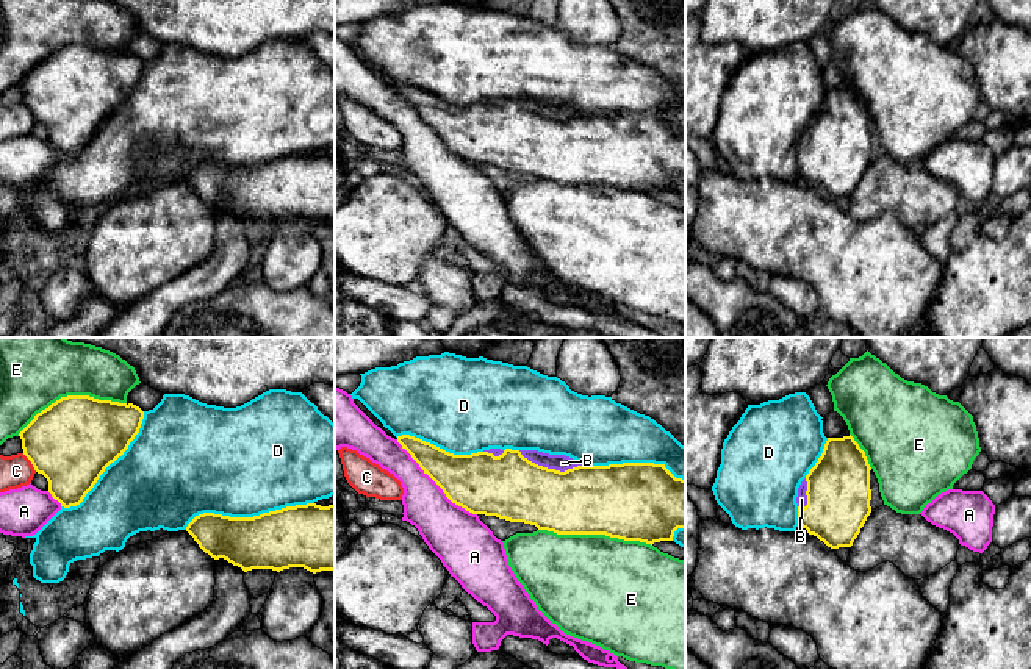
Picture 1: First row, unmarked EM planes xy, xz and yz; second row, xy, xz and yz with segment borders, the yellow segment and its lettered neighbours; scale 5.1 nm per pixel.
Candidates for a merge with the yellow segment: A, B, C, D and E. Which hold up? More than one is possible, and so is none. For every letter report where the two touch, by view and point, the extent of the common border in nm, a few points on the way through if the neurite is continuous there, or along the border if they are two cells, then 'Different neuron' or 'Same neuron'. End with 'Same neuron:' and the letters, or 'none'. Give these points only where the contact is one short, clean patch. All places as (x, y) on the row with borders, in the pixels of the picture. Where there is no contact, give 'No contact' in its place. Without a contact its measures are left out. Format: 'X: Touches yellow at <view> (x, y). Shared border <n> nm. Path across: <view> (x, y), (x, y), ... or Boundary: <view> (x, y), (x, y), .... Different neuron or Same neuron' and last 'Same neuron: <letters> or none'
A: Touches yellow at xz (435, 482). Shared border 550 nm. Different neuron
B: Touches yellow at xz (549, 469). Shared border 340 nm. Same neuron
C: Touches yellow at xy (32, 463). Shared border 120 nm. Different neuron
D: Touches yellow at xy (247, 518). Shared border 700 nm. Different neuron
E: Touches yellow at xz (595, 533). Shared border 600 nm. Different neuron
Same neuron: B

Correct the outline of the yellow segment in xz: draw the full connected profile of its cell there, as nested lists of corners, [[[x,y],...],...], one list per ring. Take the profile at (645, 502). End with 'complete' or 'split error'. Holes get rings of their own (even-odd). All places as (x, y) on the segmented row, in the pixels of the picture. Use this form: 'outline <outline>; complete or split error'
outline [[[410,435],[397,436],[397,442],[452,503],[472,514],[524,522],[557,535],[605,535],[651,546],[673,541],[674,531],[685,528],[685,480],[676,478],[665,464],[582,466],[565,455],[512,449],[454,455]]]; split error

